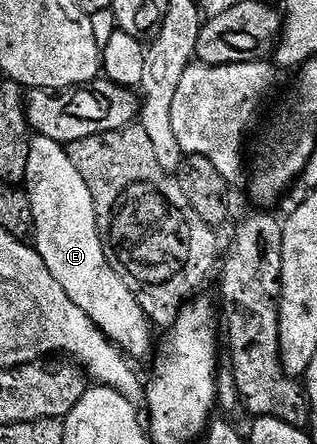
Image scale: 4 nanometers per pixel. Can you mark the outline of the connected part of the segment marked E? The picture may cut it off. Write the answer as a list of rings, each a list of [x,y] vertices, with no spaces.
[[[32,136],[25,188],[31,194],[35,216],[33,248],[41,255],[45,267],[49,267],[49,275],[65,287],[65,295],[69,295],[69,299],[73,299],[73,303],[77,303],[77,307],[81,307],[128,358],[150,358],[153,353],[151,321],[137,303],[133,291],[125,287],[125,279],[121,279],[105,259],[89,183],[85,183],[81,171],[73,167],[73,159],[69,159],[65,146],[53,139]]]

